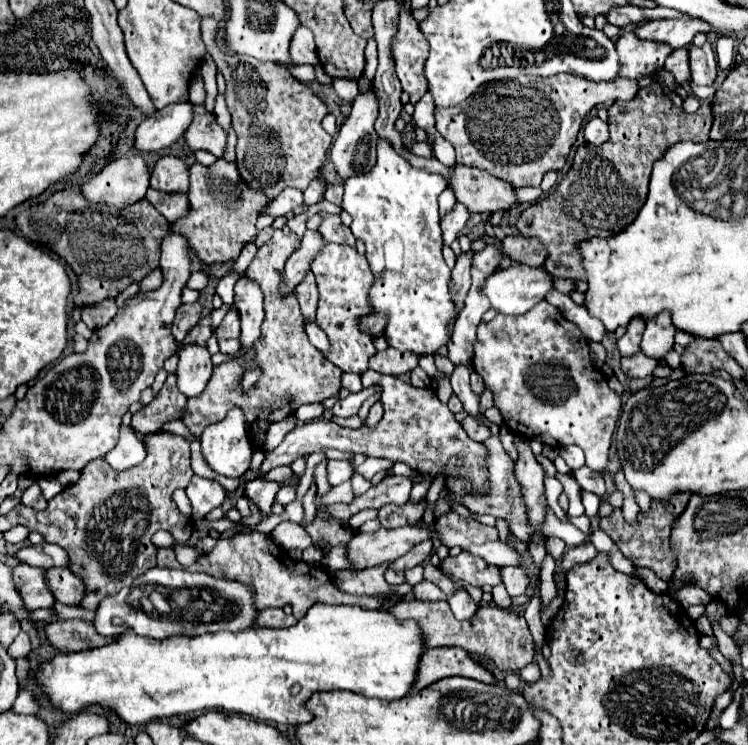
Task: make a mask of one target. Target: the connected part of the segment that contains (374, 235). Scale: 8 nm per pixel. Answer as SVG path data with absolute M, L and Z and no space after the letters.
M382 138L378 140L378 162L376 162L376 166L372 168L372 172L368 172L368 174L364 174L364 176L352 176L352 180L345 180L344 182L342 208L352 216L352 224L350 224L352 234L354 234L356 238L364 240L364 244L366 244L366 258L368 258L368 264L370 264L370 268L372 268L372 272L374 272L374 278L376 278L376 282L374 282L374 286L372 286L372 290L370 290L370 302L372 302L372 306L374 306L374 312L384 312L384 314L388 314L388 326L386 326L386 340L388 340L388 344L390 344L392 348L408 350L408 352L418 354L418 356L422 356L422 354L434 354L436 348L440 348L440 344L448 342L448 338L450 338L448 324L450 324L450 320L452 320L452 316L454 316L454 312L456 312L454 304L448 300L450 268L446 266L446 262L444 262L444 258L442 258L442 230L440 230L440 214L438 214L438 196L442 194L442 190L444 190L446 186L448 186L448 184L446 184L444 176L414 168L406 158L402 158L402 156L392 148L392 144L390 144L388 140L382 140Z

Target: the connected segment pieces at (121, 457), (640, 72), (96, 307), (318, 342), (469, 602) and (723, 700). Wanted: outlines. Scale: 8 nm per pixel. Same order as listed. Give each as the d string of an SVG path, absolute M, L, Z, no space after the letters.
M122 426L116 448L112 448L104 458L114 470L128 470L132 466L138 466L146 458L146 448L130 426Z
M626 32L616 42L618 54L624 54L624 72L620 72L624 78L642 78L652 76L662 70L666 56L670 56L672 46L664 42L652 42L642 40L636 36L636 32Z
M108 298L108 300L96 302L92 306L84 306L82 308L82 320L90 330L96 330L96 328L102 328L106 322L110 322L116 312L118 312L116 300Z
M304 320L304 324L306 324L306 334L308 334L310 342L312 342L318 350L324 350L324 348L330 346L326 334L320 330L320 326L318 326L314 320Z
M456 590L452 596L448 596L448 604L450 604L454 616L460 620L468 620L468 616L474 616L476 608L478 608L478 604L464 590Z
M726 690L724 694L720 694L720 696L716 698L716 704L714 704L714 710L712 710L712 718L718 720L720 714L722 714L722 710L724 710L730 702L732 702L732 694L730 694L730 690Z

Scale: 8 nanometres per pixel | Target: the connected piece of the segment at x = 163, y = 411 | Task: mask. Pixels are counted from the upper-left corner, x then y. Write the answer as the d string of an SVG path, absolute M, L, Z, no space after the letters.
M170 374L158 398L132 416L132 428L142 434L158 432L164 422L180 418L180 412L184 410L184 406L186 406L186 396L180 396L176 388L176 376Z

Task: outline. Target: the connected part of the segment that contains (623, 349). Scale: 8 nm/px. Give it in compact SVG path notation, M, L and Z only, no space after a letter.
M636 316L630 324L628 324L628 330L626 334L618 340L618 350L622 356L632 356L640 350L640 340L642 340L642 332L644 332L644 324L646 320Z

